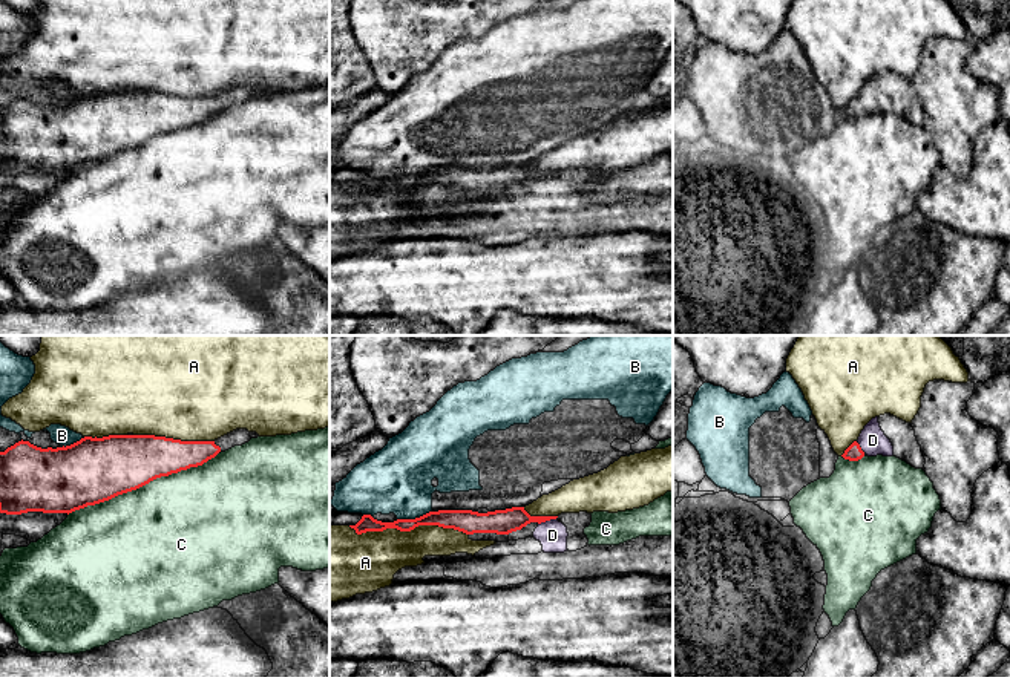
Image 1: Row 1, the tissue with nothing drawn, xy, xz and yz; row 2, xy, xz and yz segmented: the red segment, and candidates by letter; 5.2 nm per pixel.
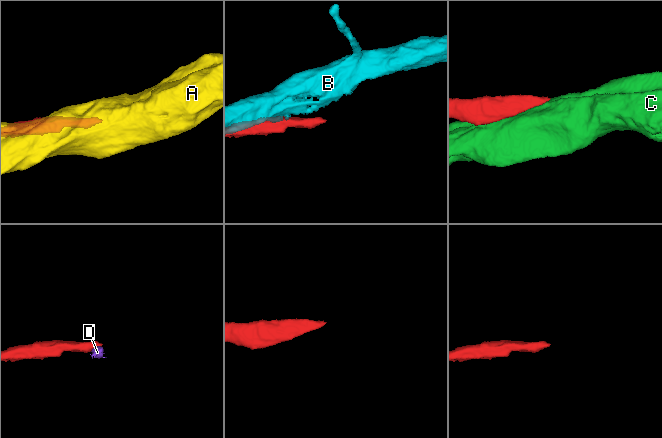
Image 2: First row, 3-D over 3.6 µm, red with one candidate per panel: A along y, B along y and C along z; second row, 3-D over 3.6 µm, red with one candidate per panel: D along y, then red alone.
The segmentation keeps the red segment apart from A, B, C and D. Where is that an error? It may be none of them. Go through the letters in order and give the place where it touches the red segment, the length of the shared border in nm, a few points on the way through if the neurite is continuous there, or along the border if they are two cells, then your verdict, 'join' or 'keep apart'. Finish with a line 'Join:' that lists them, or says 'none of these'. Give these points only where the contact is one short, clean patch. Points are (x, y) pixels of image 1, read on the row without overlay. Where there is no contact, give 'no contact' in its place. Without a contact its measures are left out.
A: meets red in xz at (408, 187); contact 650 nm long; keep apart
B: meets red in xz at (416, 175); contact 190 nm long; keep apart
C: meets red in xy at (143, 141); contact 850 nm long; keep apart
D: meets red in xz at (546, 176); contact 100 nm long; runs through xz (506, 178), (546, 176), (552, 192); join
Join: D

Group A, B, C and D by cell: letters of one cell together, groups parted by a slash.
A / B / C / D

